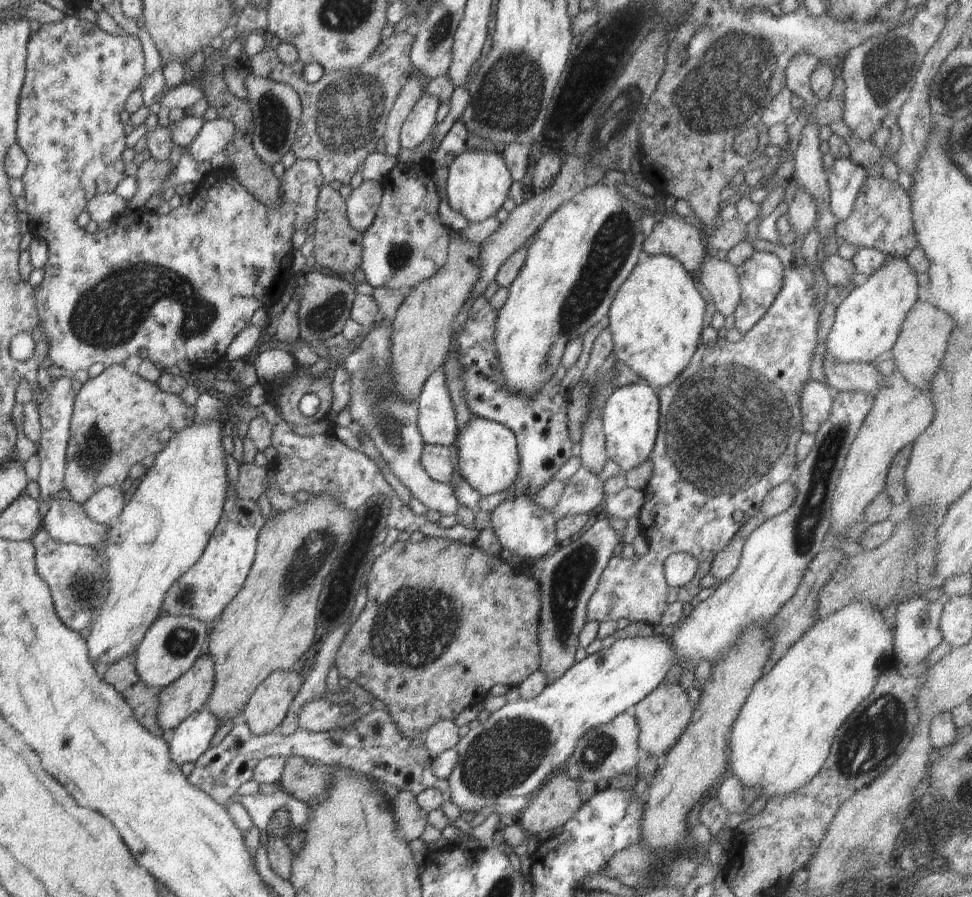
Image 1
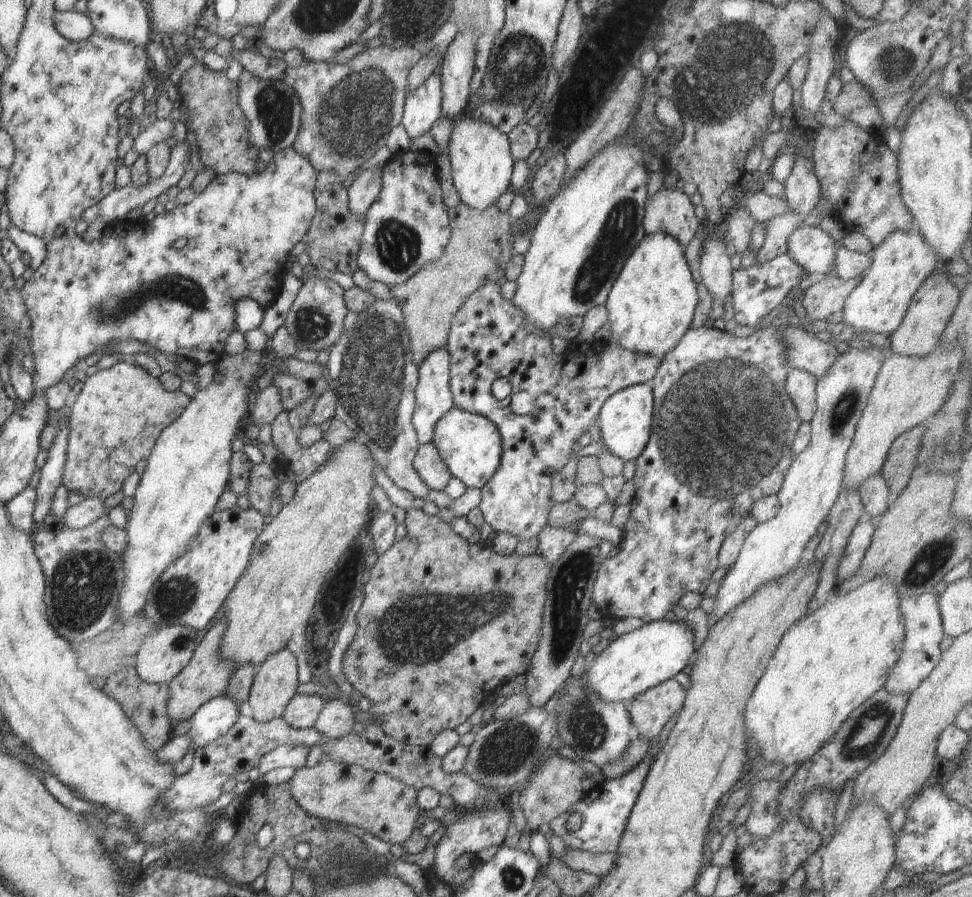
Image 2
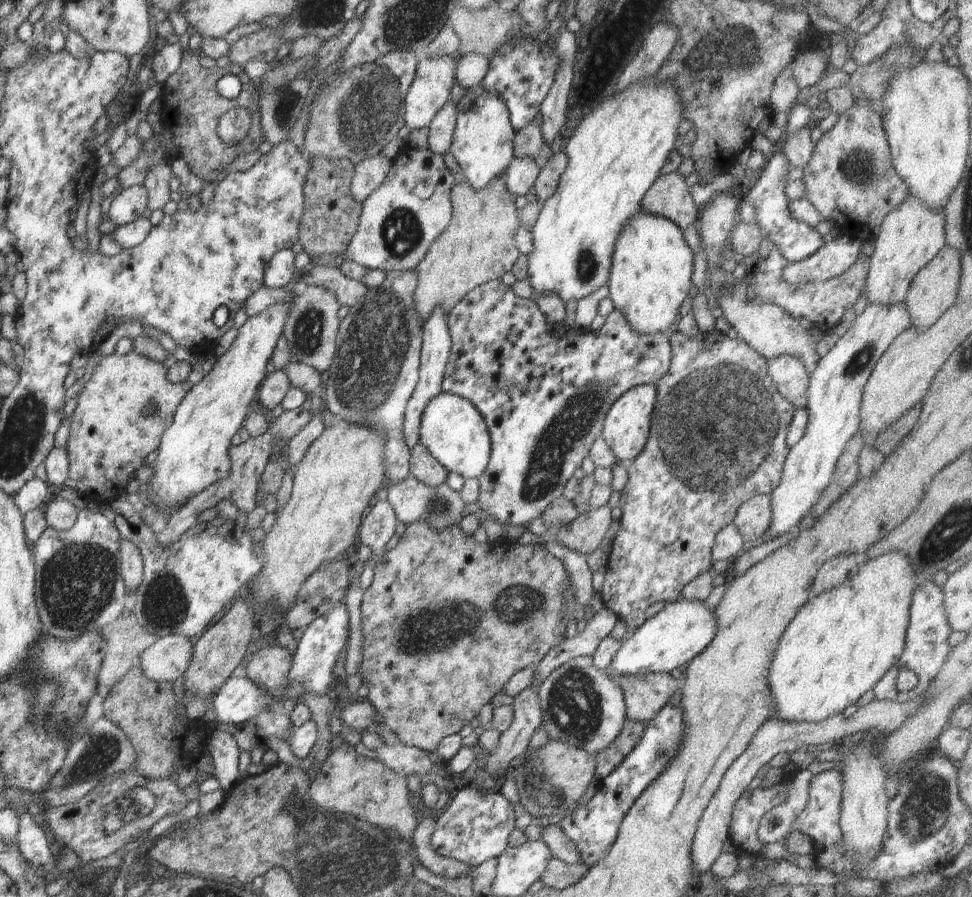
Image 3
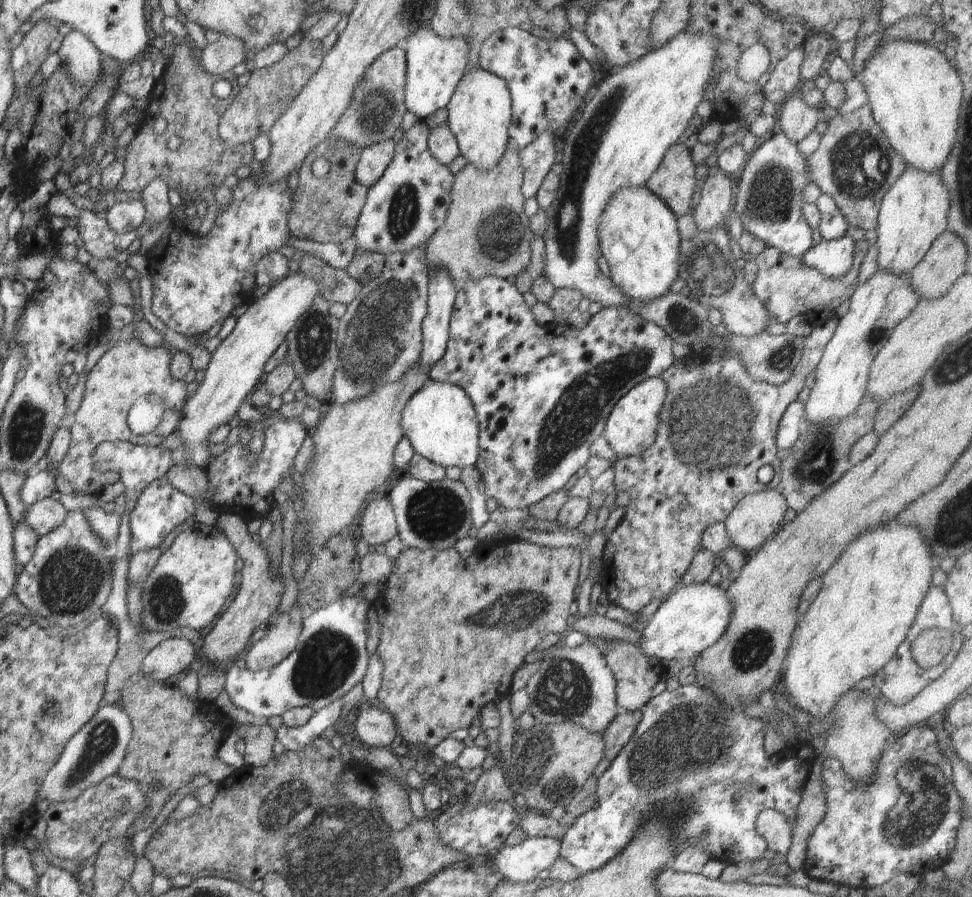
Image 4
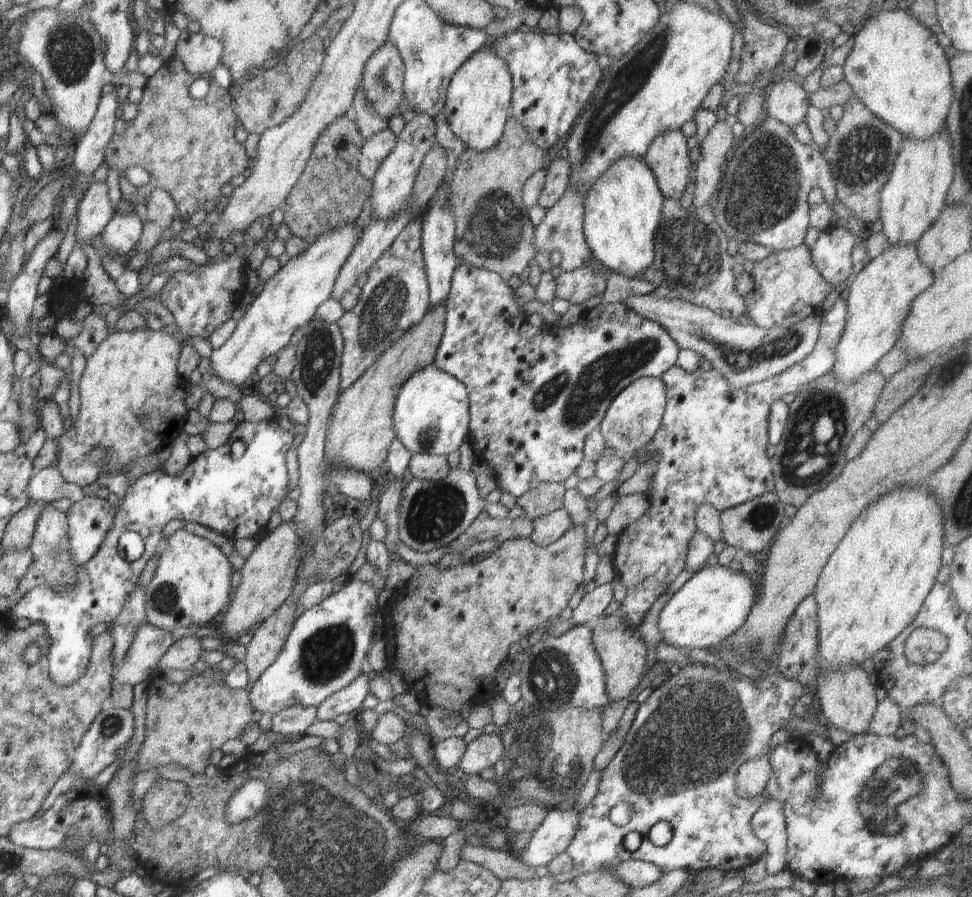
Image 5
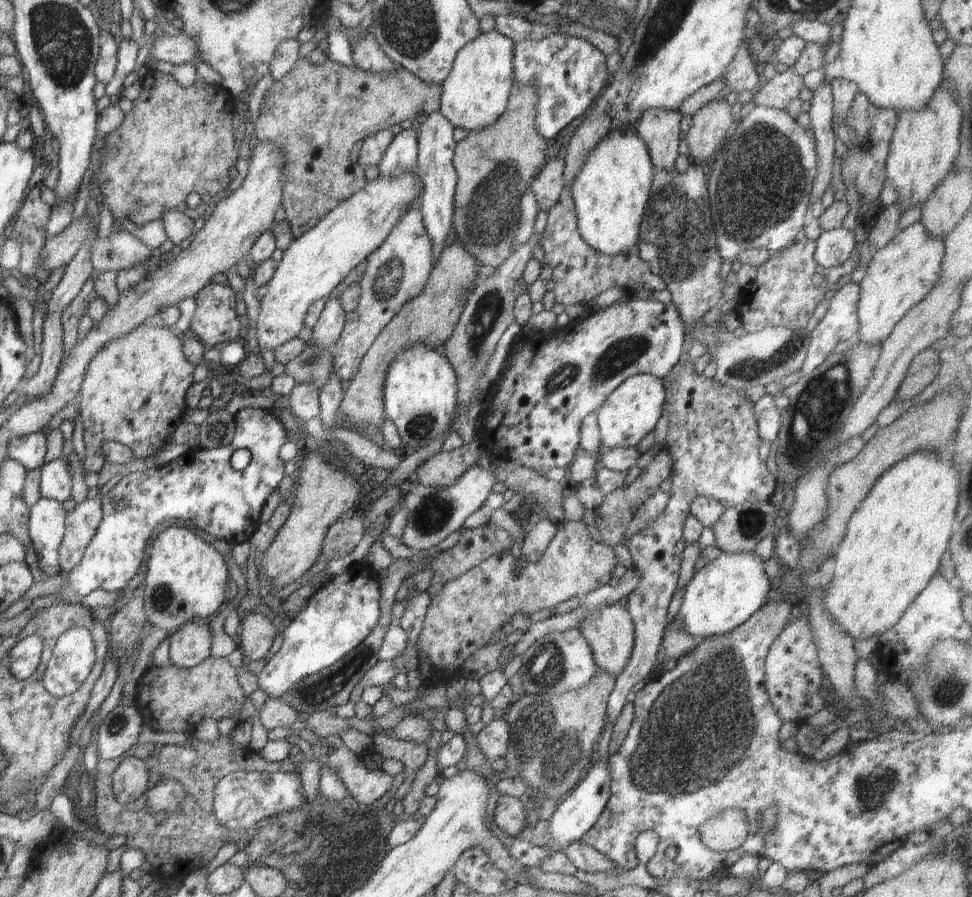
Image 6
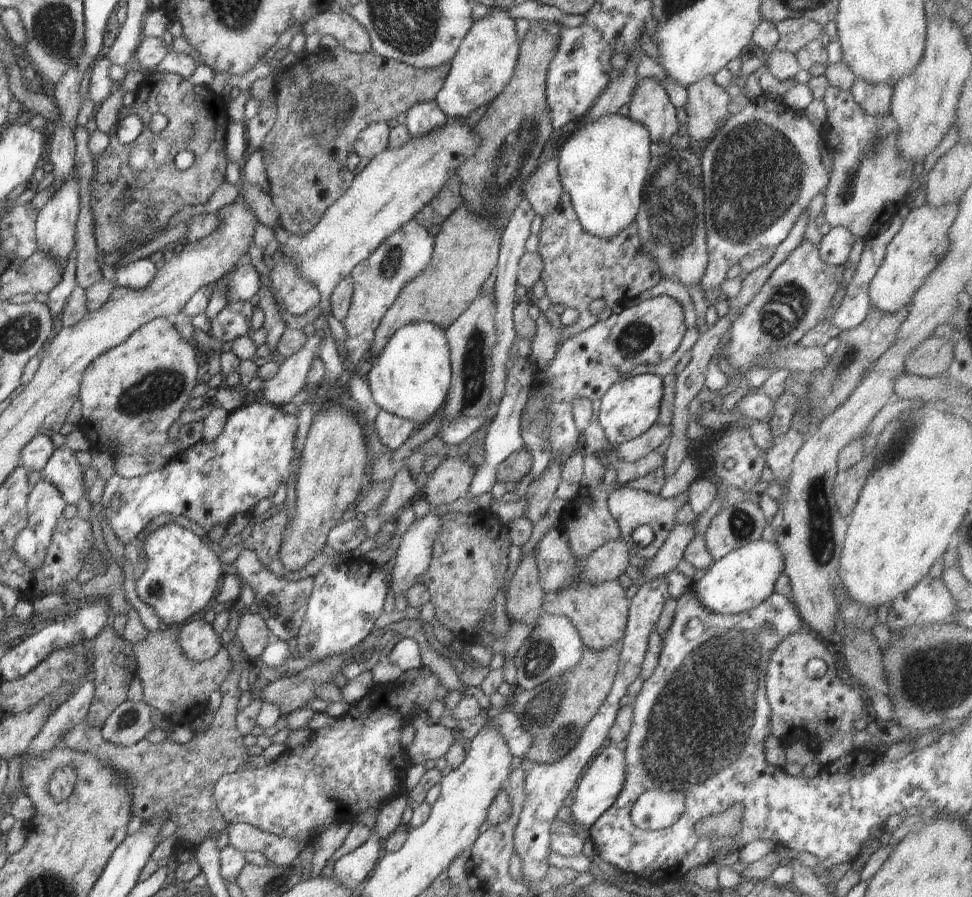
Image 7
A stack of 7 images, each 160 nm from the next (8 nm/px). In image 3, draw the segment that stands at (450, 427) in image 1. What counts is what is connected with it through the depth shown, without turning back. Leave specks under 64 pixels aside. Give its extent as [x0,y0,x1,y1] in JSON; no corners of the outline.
[403,307,451,450]

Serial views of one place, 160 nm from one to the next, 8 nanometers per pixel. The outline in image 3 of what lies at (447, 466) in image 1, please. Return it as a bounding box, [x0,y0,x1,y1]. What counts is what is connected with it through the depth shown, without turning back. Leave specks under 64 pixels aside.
[409,443,449,487]

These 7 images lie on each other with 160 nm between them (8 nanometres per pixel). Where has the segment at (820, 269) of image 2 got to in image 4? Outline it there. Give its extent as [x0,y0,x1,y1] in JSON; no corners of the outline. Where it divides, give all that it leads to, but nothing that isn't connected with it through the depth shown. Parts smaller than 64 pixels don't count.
[729,129,812,259]

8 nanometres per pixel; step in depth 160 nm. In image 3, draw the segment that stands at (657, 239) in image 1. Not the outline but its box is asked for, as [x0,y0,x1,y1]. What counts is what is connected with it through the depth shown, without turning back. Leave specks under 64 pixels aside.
[641,171,698,231]

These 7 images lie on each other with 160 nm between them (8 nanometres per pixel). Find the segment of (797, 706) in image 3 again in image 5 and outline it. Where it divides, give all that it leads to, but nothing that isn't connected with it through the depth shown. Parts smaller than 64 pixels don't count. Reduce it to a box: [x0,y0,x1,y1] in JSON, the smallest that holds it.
[813,486,945,674]

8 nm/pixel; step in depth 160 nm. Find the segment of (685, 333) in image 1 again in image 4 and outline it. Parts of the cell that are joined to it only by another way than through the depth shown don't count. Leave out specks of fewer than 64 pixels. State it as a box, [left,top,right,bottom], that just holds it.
[597,185,681,303]

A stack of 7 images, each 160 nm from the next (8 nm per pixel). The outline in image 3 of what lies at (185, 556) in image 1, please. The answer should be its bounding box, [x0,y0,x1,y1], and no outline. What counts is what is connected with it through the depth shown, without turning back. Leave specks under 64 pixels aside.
[147,284,301,510]

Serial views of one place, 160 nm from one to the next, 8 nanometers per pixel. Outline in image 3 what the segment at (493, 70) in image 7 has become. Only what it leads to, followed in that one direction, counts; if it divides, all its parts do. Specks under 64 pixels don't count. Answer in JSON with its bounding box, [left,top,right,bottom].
[451,84,515,189]

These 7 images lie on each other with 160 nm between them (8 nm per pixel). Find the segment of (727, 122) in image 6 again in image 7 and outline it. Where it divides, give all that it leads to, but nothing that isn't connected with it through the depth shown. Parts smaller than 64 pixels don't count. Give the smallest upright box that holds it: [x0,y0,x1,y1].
[684,77,731,145]

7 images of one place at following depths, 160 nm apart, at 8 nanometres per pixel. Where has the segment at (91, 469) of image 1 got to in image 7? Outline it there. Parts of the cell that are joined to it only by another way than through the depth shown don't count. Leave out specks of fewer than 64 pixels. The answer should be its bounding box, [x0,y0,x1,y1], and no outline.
[77,318,198,459]

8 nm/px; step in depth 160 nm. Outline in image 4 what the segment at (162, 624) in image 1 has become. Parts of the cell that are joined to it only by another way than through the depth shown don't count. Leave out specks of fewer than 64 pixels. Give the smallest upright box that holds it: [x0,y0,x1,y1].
[142,637,196,681]

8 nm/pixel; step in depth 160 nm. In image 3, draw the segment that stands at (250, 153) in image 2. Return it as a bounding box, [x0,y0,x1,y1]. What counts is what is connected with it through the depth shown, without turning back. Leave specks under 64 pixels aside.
[117,45,265,190]

